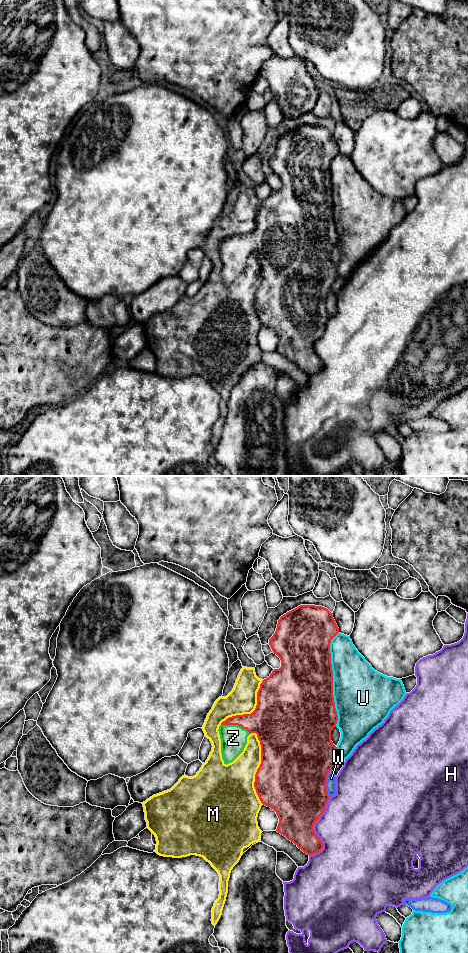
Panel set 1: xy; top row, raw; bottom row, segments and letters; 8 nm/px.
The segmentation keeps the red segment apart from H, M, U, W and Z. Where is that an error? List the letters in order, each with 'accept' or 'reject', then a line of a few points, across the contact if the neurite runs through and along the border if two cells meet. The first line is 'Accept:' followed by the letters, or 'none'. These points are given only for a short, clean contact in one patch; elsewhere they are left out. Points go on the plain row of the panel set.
Accept: Z
H: reject
M: reject
U: reject
W: reject
Z: accept; line xy (267, 241), (236, 244), (233, 258)

